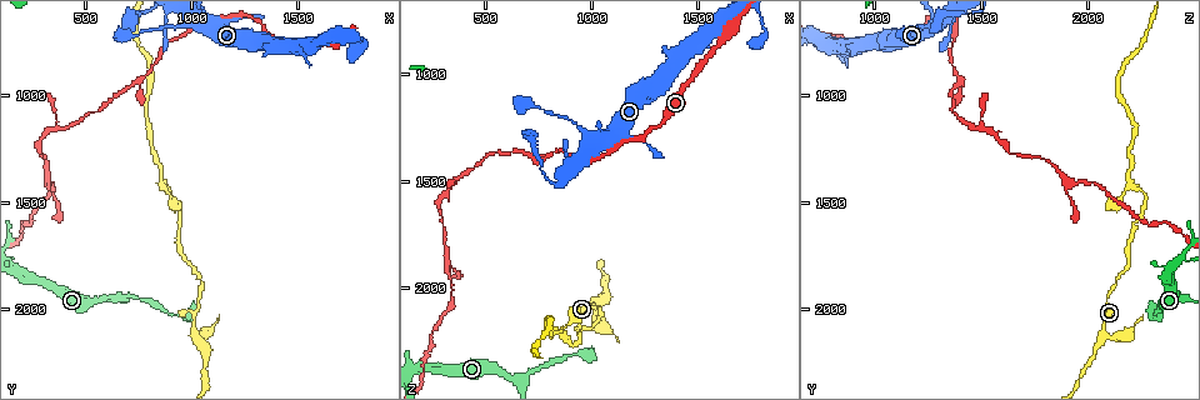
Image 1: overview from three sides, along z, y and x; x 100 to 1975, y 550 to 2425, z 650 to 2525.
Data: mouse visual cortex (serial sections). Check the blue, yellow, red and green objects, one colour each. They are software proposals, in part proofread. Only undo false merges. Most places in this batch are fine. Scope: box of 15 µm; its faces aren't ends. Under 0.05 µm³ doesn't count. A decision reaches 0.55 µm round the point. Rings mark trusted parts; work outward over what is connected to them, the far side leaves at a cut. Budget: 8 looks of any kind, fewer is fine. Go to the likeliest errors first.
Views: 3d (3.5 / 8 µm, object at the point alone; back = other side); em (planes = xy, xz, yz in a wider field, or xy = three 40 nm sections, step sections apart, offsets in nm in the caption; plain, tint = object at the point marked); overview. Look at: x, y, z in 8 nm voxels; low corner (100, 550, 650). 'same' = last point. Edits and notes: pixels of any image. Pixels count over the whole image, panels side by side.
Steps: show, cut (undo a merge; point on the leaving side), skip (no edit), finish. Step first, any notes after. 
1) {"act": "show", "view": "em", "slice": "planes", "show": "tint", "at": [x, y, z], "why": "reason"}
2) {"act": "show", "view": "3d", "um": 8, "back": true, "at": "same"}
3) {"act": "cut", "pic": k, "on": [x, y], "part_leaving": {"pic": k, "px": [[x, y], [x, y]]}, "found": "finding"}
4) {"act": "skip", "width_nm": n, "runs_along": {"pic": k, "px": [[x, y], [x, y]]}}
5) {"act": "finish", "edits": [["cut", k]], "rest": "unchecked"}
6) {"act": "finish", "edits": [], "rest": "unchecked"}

{"act": "show", "view": "3d", "um": 3.5, "at": [870, 1420, 2210], "why": "abrupt turn"}

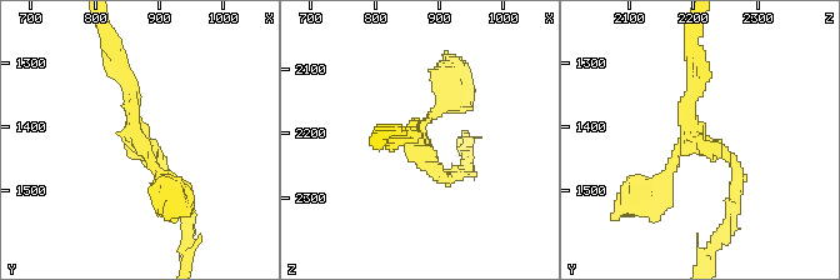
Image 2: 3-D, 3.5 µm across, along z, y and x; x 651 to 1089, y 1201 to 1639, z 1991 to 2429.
{"act": "show", "view": "em", "slice": "planes", "show": "tint", "at": [860, 1420, 2210], "arms": 3, "arm_widths_nm": [150, 150, 200], "why": "now the EM"}

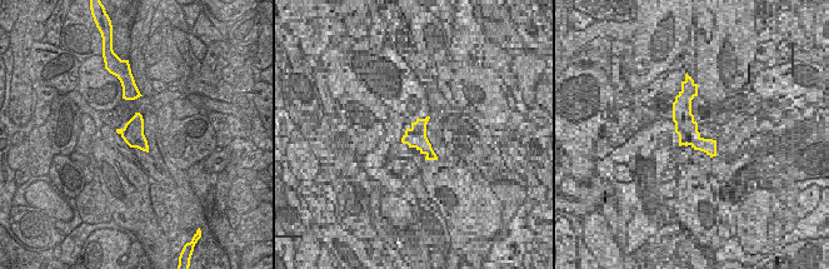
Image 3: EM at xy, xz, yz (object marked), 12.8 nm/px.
{"act": "skip", "runs_along": {"pic": 2, "px": [[171, 195], [133, 134], [121, 61]]}, "found": "all the same cell"}

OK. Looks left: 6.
{"act": "show", "view": "3d", "um": 8, "at": [1010, 2120, 2080], "why": "abrupt turn"}

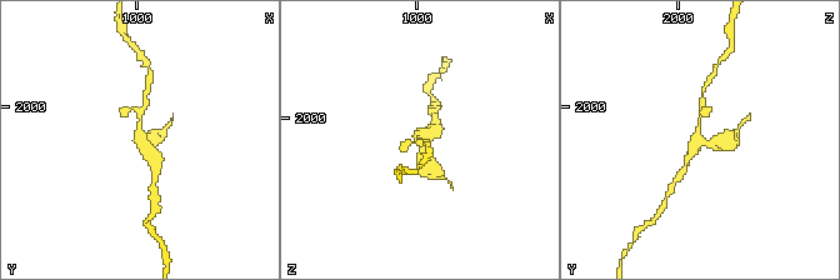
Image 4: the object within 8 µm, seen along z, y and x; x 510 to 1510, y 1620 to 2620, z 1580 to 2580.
{"act": "show", "view": "3d", "um": 3.5, "at": [1020, 2120, 2080], "why": "closer look"}

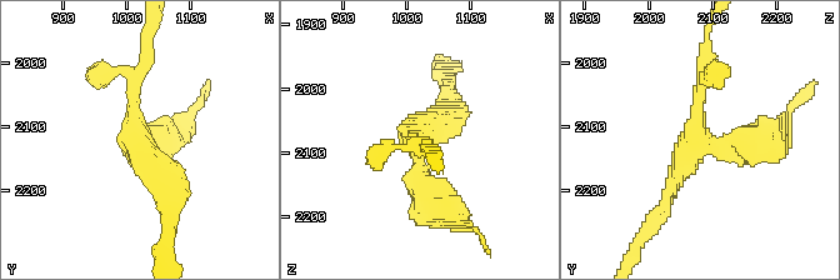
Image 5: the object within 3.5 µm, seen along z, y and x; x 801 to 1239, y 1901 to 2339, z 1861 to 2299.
{"act": "skip", "arms": 3, "arm_widths_nm": [150, 250, 350], "runs_along": {"pic": 5, "px": [[708, 70], [695, 143], [769, 135]]}, "found": "one cell here"}

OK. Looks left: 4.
{"act": "show", "view": "3d", "um": 8, "at": [310, 1390, 1900], "why": "branch point"}

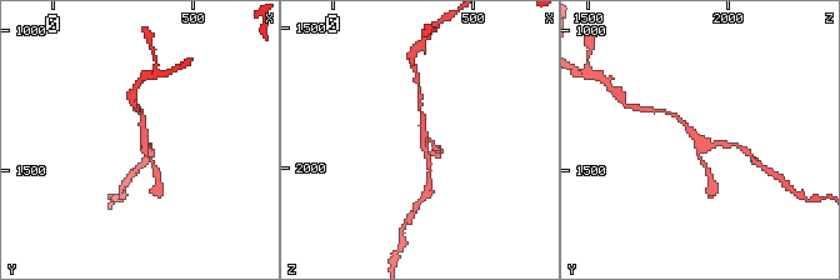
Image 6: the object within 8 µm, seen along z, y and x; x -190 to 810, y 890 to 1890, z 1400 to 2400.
{"act": "show", "view": "3d", "um": 3.5, "at": [320, 1380, 1890], "why": "zoom in"}

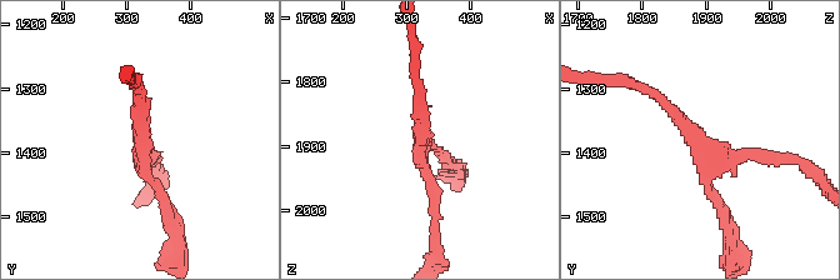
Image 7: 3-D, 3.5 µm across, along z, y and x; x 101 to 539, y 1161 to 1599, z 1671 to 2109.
{"act": "show", "view": "em", "slice": "planes", "show": "tint", "at": [315, 1385, 1900]}

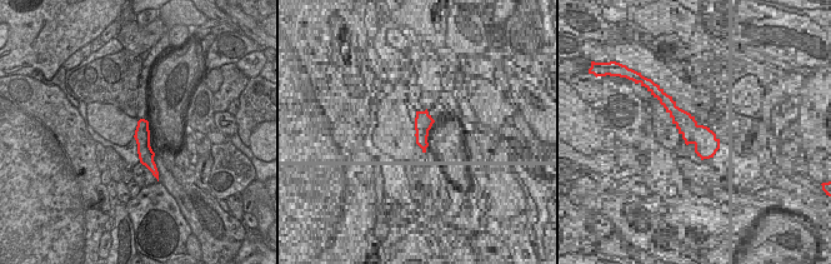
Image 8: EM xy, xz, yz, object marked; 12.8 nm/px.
{"act": "skip", "runs_along": {"pic": 7, "px": [[640, 86], [720, 155], [781, 155]]}, "found": "one cell here"}

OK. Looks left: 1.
{"act": "finish", "edits": [], "rest": "unchecked"}

